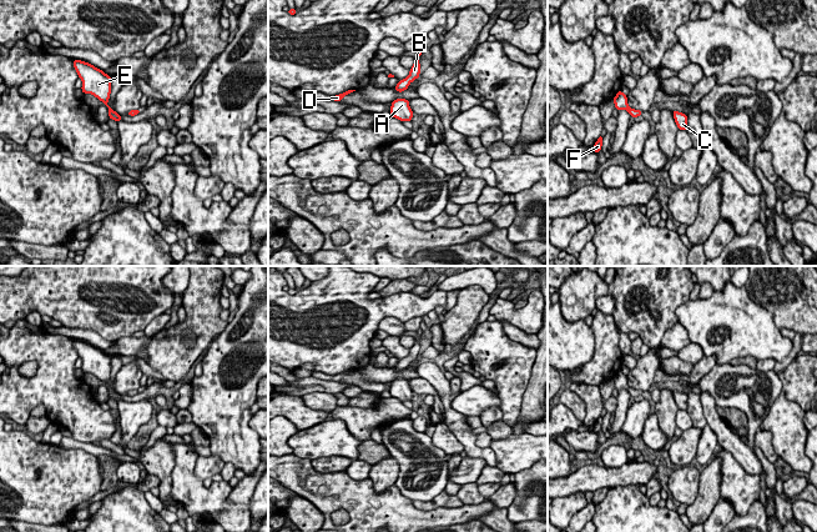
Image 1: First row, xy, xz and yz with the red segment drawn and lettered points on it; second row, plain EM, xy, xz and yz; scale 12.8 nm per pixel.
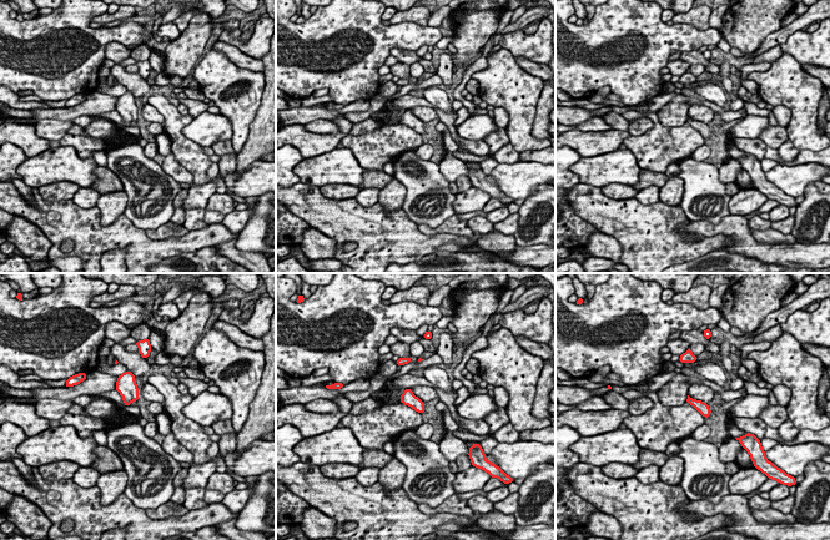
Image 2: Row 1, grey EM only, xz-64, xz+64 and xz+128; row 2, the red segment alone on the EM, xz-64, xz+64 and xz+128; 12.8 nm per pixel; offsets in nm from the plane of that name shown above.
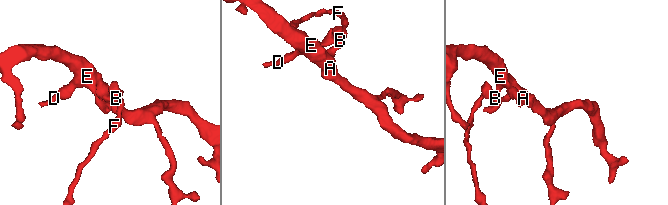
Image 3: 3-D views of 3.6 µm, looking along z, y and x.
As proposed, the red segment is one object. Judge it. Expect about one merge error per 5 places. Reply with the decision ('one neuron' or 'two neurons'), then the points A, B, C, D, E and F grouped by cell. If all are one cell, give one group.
one neuron | A B C D E F

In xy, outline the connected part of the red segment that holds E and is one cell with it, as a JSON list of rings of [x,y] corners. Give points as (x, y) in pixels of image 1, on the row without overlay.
[[[74,340],[74,347],[79,357],[82,360],[82,372],[92,373],[101,380],[109,387],[110,398],[117,402],[122,401],[121,396],[107,385],[111,372],[111,356],[81,340]]]

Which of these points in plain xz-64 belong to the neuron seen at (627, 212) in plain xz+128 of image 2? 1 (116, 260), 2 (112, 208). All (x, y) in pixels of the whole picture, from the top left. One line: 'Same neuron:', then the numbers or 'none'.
Same neuron: none

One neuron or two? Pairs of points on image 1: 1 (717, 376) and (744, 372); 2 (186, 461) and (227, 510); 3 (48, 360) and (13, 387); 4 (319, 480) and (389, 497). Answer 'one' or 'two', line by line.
1: one
2: one
3: one
4: one

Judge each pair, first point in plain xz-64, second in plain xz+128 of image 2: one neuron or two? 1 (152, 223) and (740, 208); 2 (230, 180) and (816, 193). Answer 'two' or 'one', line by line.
1: two
2: two

